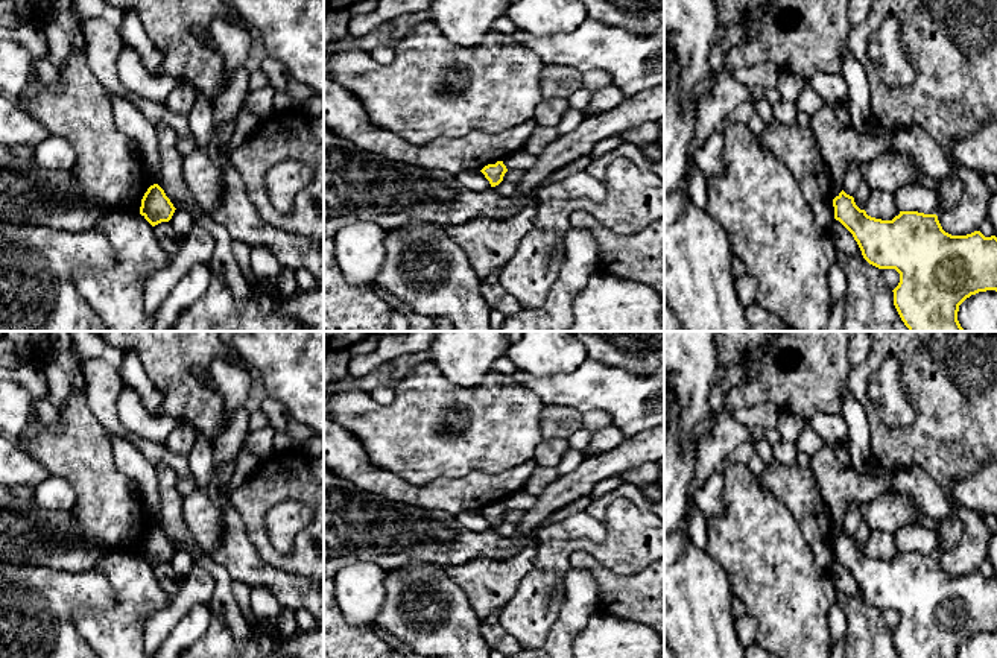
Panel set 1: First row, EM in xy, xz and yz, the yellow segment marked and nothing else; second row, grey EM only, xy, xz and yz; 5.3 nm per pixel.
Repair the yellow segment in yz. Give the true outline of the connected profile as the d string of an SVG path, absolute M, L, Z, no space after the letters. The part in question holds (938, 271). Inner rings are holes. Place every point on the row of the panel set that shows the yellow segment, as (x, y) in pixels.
M843 190L833 199L834 219L839 220L857 242L863 258L878 269L895 269L900 283L892 290L894 305L909 331L965 331L959 321L959 305L979 292L997 292L997 237L985 237L980 231L967 236L945 233L936 214L900 211L892 220L881 220L860 210L854 198Z

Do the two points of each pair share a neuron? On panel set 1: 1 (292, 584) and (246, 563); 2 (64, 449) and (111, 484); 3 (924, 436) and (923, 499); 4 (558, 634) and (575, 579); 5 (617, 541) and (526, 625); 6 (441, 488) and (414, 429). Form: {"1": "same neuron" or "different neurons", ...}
{"1": "same neuron", "2": "same neuron", "3": "different neurons", "4": "same neuron", "5": "same neuron", "6": "different neurons"}

